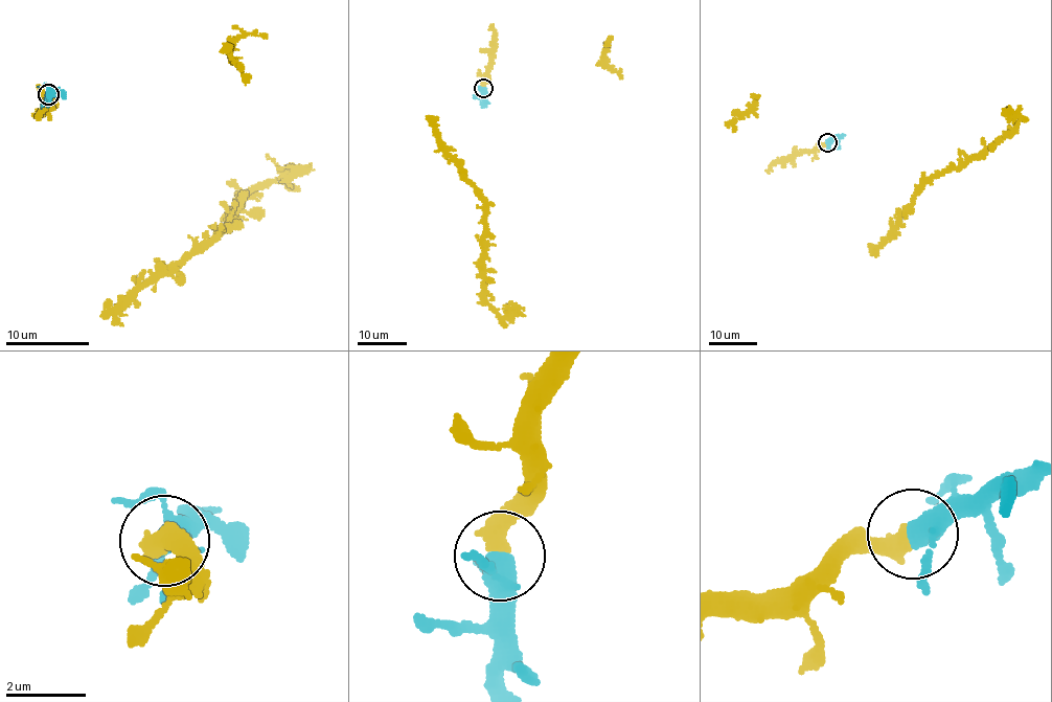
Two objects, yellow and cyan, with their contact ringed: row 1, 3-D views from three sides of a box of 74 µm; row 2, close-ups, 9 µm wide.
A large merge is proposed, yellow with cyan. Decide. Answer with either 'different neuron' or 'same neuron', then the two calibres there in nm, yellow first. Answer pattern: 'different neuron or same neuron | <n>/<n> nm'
same neuron | 460/400 nm

